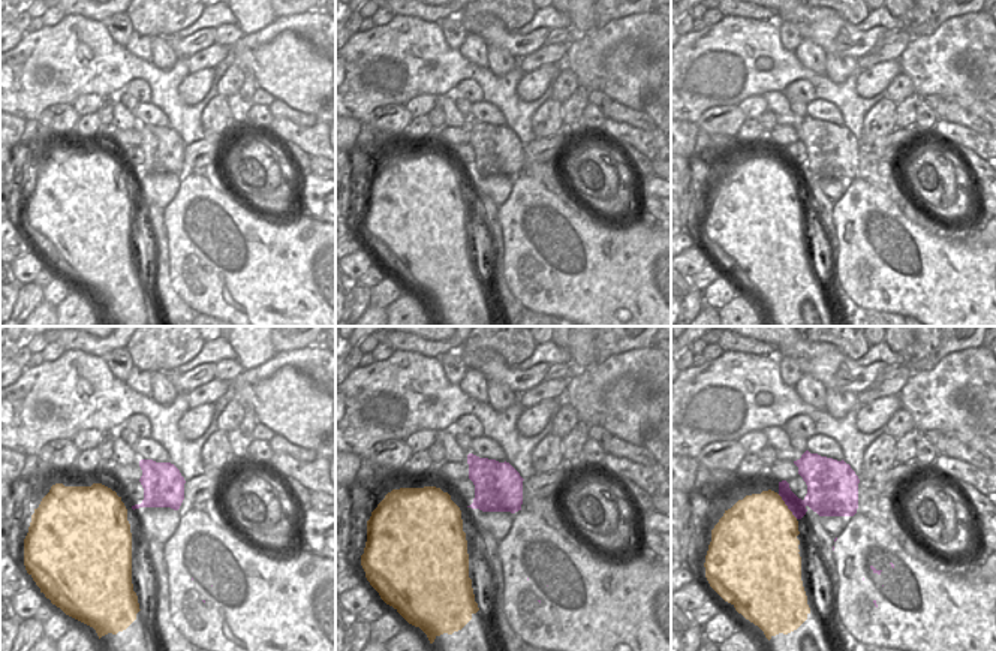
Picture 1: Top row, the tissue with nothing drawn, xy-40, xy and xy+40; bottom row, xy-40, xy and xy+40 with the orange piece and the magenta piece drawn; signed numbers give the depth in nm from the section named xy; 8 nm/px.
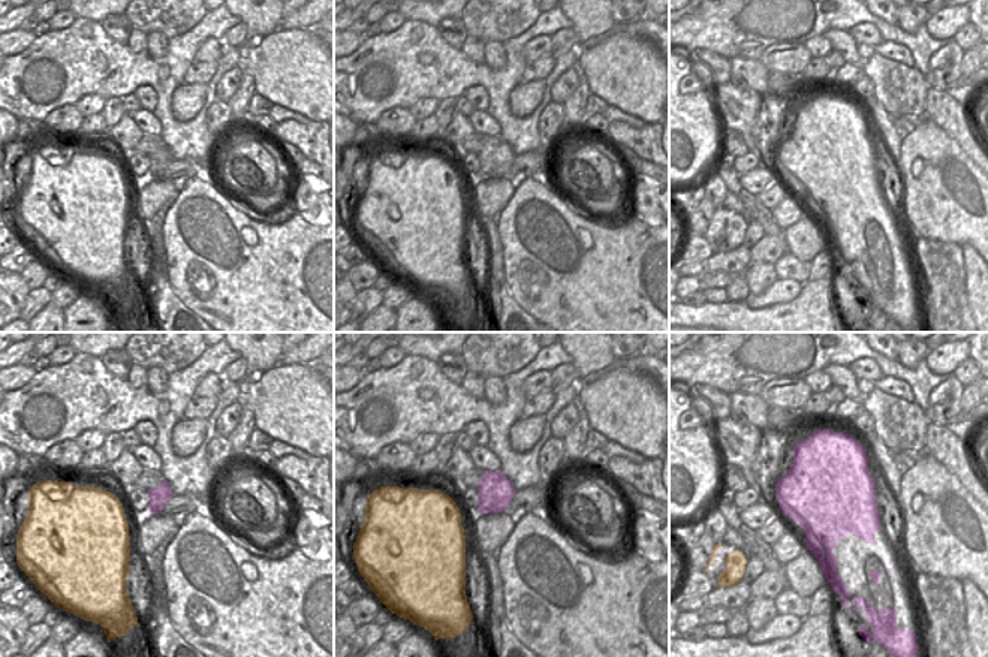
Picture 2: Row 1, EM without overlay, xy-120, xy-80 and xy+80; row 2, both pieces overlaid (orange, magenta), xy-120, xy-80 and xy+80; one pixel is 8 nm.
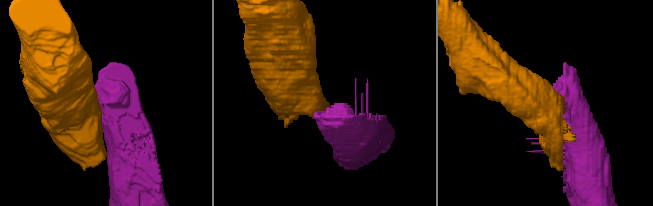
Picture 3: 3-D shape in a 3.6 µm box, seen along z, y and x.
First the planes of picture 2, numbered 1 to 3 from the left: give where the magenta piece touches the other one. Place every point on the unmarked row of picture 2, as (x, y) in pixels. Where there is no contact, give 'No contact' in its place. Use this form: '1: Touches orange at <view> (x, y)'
1: No contact
2: No contact
3: No contact.

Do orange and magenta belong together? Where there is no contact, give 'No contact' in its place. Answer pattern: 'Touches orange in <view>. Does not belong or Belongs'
Touches orange in xy+40. Belongs.

